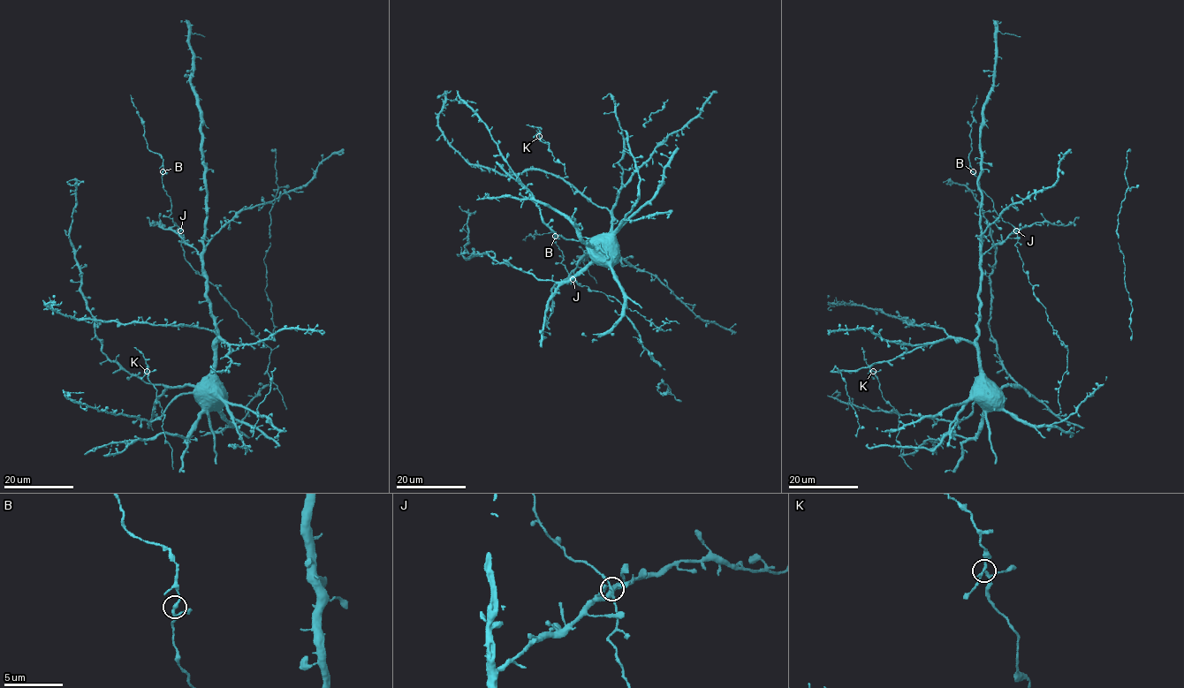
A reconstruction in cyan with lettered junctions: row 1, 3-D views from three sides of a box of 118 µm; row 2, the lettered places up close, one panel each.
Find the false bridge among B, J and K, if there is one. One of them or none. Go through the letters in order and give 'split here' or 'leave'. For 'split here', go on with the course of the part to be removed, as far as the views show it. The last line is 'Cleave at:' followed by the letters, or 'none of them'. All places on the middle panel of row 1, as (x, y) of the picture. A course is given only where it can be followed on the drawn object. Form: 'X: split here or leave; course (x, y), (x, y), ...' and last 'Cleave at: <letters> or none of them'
B: leave
J: leave
K: leave
Cleave at: none of them

